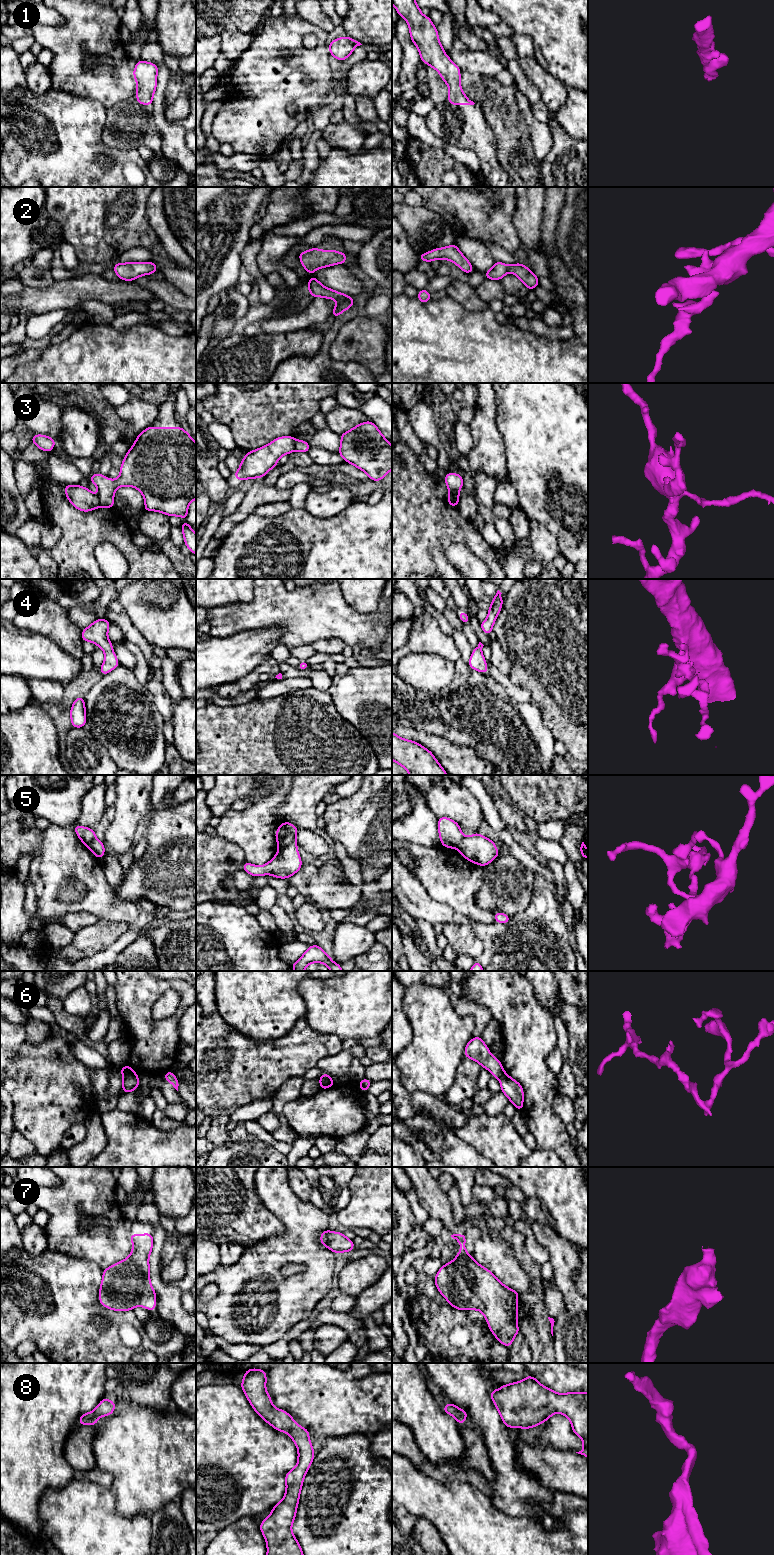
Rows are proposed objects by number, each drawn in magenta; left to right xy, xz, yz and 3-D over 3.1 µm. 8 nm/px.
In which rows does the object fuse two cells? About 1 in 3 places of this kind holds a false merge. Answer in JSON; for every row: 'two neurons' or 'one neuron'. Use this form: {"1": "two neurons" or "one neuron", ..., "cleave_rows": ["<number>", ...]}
{"1": "one neuron", "2": "one neuron", "3": "two neurons", "4": "one neuron", "5": "two neurons", "6": "two neurons", "7": "one neuron", "8": "one neuron", "cleave_rows": ["3", "5", "6"]}

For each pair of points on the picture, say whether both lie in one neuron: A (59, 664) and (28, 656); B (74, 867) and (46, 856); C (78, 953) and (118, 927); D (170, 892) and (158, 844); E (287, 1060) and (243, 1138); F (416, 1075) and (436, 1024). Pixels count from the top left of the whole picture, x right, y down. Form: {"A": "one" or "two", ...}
{"A": "one", "B": "one", "C": "one", "D": "one", "E": "two", "F": "one"}

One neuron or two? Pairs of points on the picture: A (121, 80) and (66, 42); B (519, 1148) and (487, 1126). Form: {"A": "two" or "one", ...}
{"A": "one", "B": "one"}

